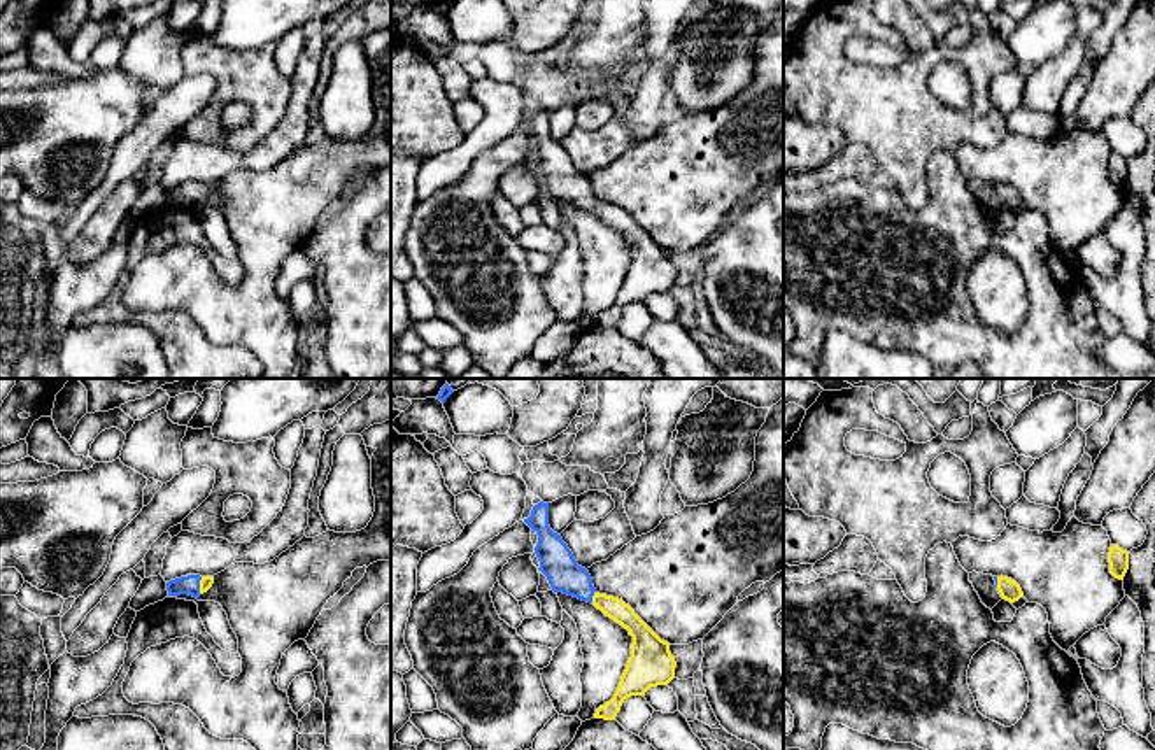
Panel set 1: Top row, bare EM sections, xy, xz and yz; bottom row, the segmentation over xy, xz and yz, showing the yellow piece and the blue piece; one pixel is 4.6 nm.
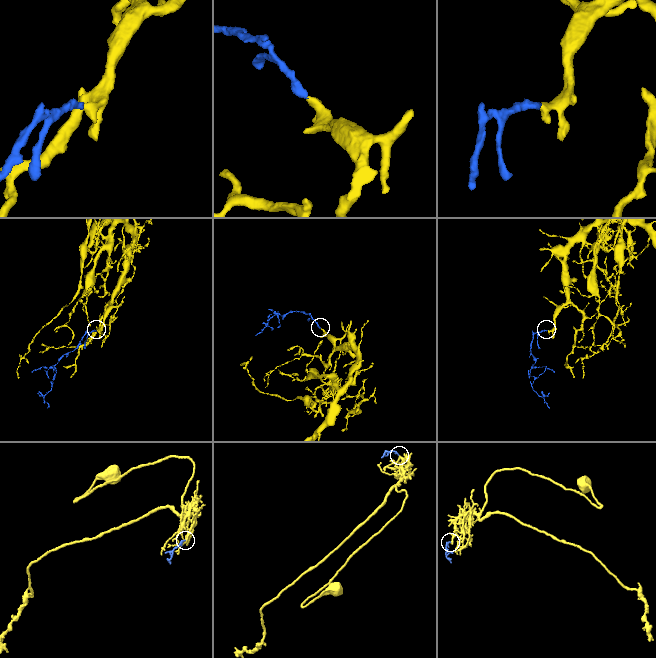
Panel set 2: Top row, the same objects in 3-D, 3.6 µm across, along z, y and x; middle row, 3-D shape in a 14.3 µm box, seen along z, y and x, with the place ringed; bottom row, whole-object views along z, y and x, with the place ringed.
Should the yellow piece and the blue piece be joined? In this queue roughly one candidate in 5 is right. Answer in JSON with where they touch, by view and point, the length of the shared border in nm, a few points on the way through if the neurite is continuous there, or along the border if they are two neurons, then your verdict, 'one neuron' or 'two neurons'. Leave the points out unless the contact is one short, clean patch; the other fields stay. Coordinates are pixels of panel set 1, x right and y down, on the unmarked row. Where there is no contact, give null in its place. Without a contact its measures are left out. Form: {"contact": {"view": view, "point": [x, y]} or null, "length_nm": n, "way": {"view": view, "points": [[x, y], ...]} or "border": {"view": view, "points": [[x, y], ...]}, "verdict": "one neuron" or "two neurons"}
{"contact": {"view": "xy", "point": [200, 193]}, "length_nm": 80, "way": {"view": "xy", "points": [[205, 190], [200, 193], [190, 191]]}, "verdict": "one neuron"}

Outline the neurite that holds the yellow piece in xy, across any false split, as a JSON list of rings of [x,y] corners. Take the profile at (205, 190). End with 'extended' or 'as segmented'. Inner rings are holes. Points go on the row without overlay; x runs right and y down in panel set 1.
[[[188,182],[167,189],[167,198],[168,203],[189,202],[198,207],[203,200],[212,195],[212,191],[214,184]]]; extended

